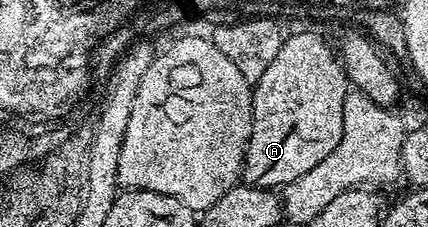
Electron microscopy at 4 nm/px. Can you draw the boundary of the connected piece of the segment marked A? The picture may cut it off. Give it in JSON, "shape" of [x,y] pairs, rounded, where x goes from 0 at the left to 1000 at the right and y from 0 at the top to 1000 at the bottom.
{"shape":[[[701,132],[666,163],[640,264],[586,383],[591,524],[570,665],[568,797],[610,828],[661,828],[750,714],[794,599],[797,467],[815,396],[797,260],[752,154]]]}

